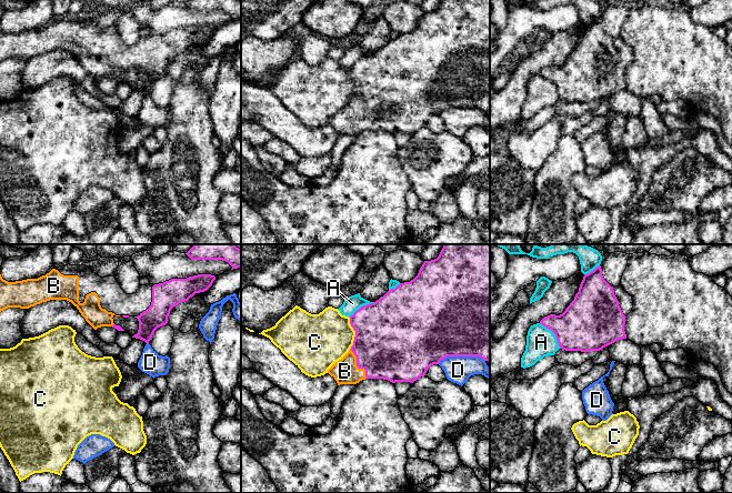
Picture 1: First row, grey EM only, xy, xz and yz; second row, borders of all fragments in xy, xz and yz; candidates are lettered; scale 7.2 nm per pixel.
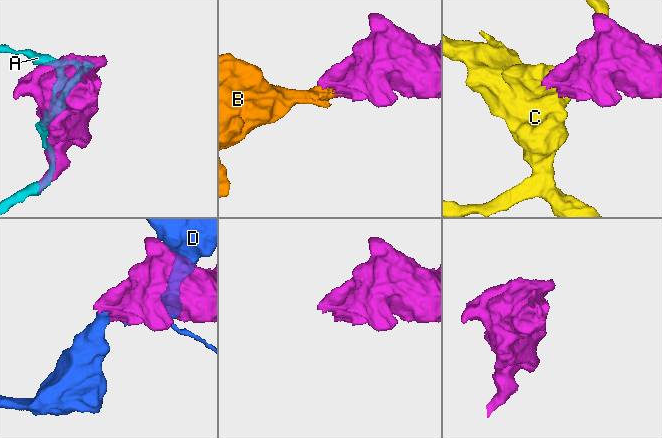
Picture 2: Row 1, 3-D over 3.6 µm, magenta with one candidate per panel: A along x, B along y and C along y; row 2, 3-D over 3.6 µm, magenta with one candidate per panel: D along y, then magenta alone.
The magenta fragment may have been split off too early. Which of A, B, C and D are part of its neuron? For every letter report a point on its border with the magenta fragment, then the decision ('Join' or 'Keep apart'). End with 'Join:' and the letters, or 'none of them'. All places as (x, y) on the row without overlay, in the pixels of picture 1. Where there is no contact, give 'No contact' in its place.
A: Touches magenta at yz (553, 83). Keep apart
B: Touches magenta at xz (357, 117). Join
C: Touches magenta at xz (356, 84). Keep apart
D: Touches magenta at xz (461, 107). Keep apart
Join: B

